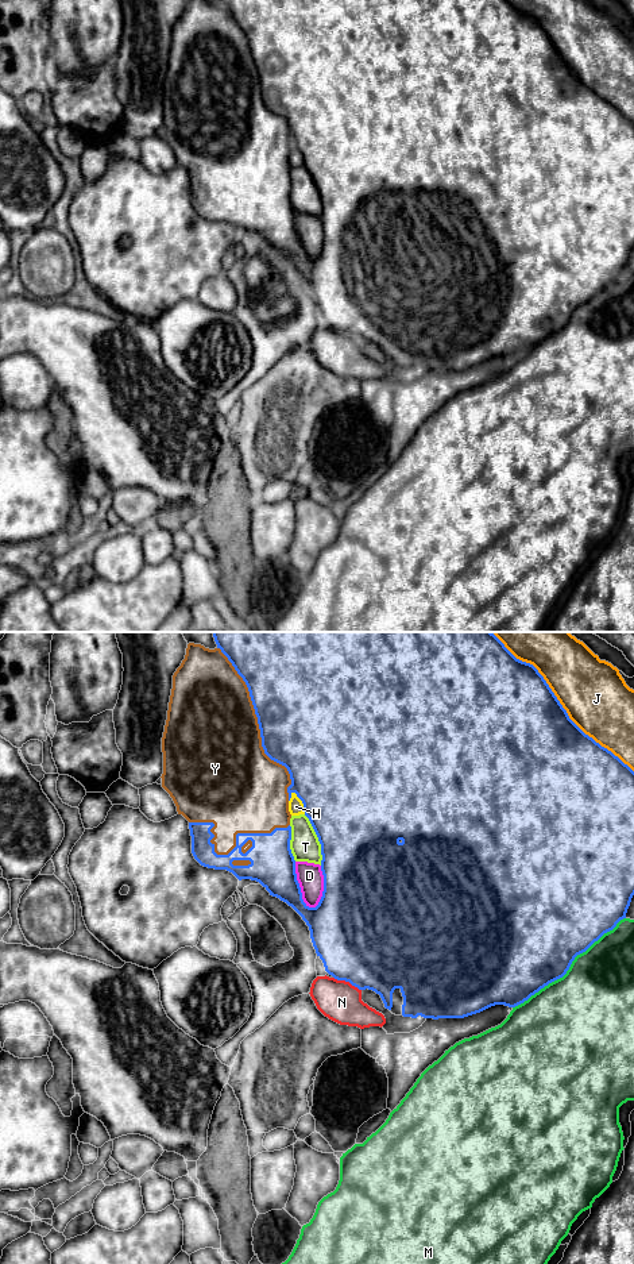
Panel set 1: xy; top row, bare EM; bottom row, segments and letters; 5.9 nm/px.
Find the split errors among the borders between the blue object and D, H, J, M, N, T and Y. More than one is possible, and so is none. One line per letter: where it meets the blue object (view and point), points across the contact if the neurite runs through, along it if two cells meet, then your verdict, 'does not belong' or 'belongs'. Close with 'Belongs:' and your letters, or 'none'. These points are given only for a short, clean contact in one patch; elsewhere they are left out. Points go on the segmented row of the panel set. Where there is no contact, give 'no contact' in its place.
D: meets blue in xy at (300, 887); does not belong
H: meets blue in xy at (302, 802); does not belong
J: meets blue in xy at (559, 702); does not belong
M: meets blue in xy at (569, 966); does not belong
N: meets blue in xy at (347, 981); does not belong
T: meets blue in xy at (319, 840); does not belong
Y: meets blue in xy at (259, 727); belongs
Belongs: Y

